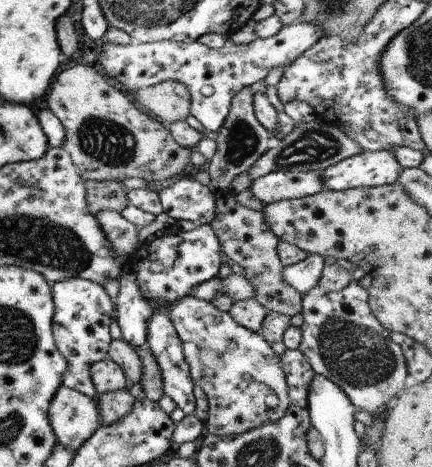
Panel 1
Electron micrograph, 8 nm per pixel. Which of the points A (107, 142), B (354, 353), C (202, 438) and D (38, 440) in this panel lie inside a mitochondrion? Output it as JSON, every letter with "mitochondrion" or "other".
{"A":"mitochondrion","B":"mitochondrion","C":"other","D":"other"}

